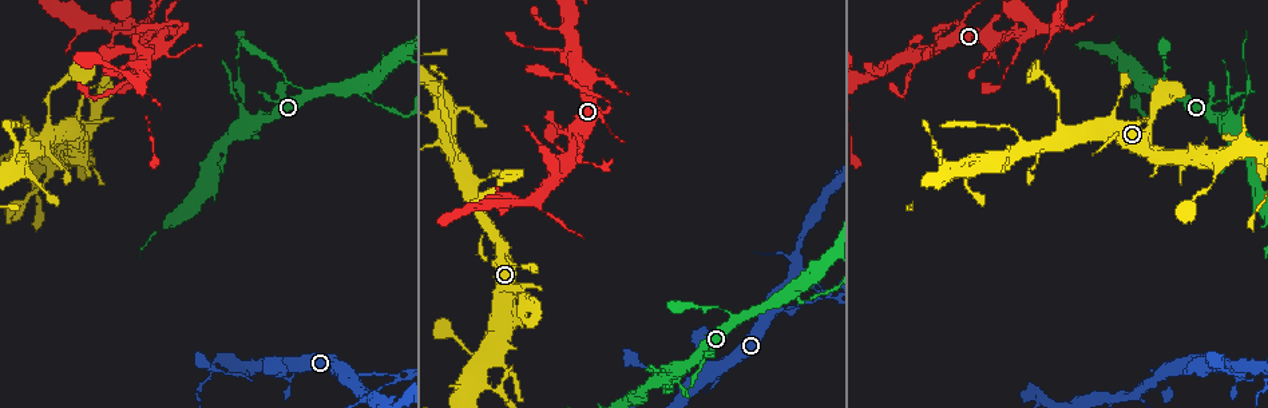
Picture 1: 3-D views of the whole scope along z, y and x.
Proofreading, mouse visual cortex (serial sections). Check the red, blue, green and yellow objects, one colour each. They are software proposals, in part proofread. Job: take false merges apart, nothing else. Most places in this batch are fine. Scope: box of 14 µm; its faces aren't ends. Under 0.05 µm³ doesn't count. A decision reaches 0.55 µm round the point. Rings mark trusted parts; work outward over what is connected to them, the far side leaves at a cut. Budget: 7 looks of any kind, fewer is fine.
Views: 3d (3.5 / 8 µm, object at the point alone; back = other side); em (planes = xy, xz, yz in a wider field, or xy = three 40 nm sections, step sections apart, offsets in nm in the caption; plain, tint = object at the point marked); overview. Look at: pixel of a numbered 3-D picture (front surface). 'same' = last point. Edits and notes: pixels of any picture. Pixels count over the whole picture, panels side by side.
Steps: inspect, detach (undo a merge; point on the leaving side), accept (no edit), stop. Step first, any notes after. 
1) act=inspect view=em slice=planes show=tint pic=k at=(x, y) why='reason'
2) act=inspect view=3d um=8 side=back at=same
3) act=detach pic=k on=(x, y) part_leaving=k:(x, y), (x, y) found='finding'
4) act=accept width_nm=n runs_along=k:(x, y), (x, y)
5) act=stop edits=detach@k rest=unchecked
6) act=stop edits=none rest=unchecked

act=inspect view=3d um=3.5 pic=1 at=(1161, 372) why='arms part here'

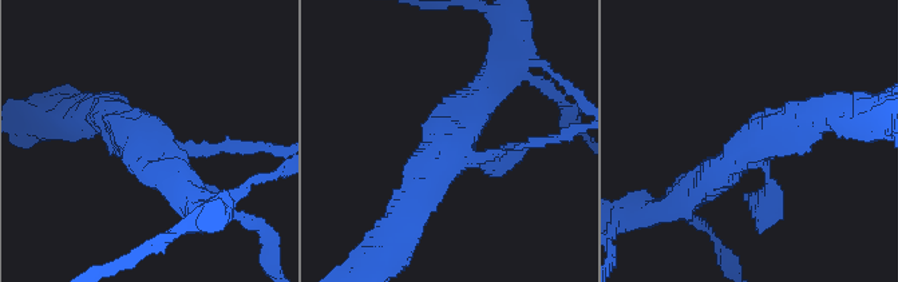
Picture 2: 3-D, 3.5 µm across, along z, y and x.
act=accept runs_along=2:(814, 115), (763, 135), (687, 198) found='all the same cell'

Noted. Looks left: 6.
act=inspect view=em slice=planes show=tint pic=1 at=(303, 89) why='three-way junction'

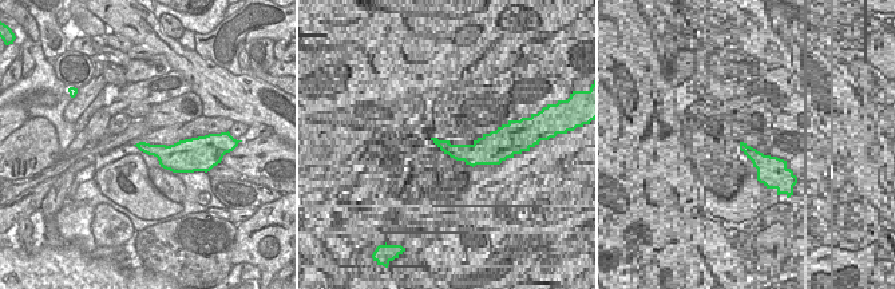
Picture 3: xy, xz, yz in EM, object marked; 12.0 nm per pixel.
act=inspect view=3d um=3.5 at=same why='see where the arms go'

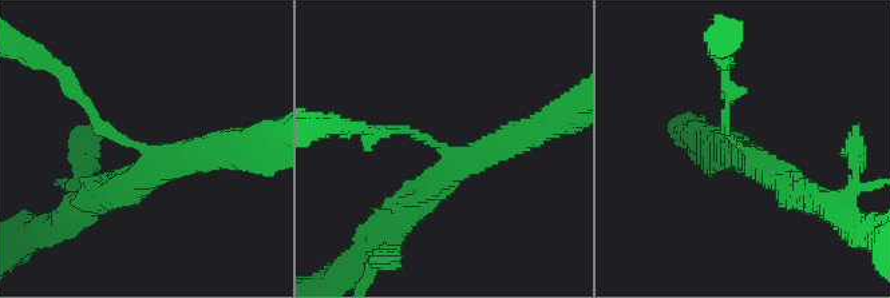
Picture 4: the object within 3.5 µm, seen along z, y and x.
act=accept arms=3 arm_widths_nm=150,350,400 runs_along=4:(811, 199), (728, 138), (728, 100) found='continuous, no second cell'

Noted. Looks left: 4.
act=inspect view=3d um=3.5 pic=1 at=(140, 33) why='a narrow waist'

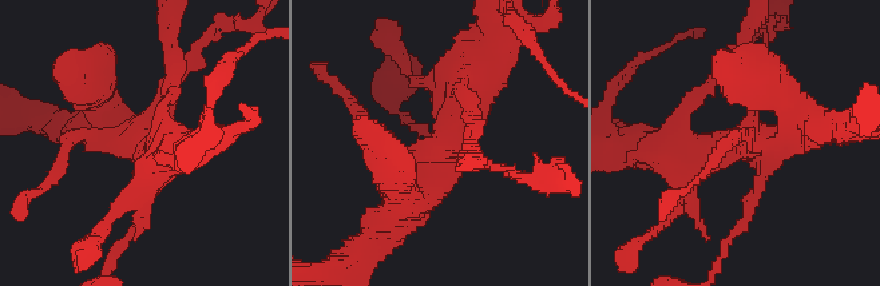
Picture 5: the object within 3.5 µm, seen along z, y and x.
act=inspect view=em slice=xy step=5 show=tint pic=5 at=(446, 164) why='shape alone is not enough'

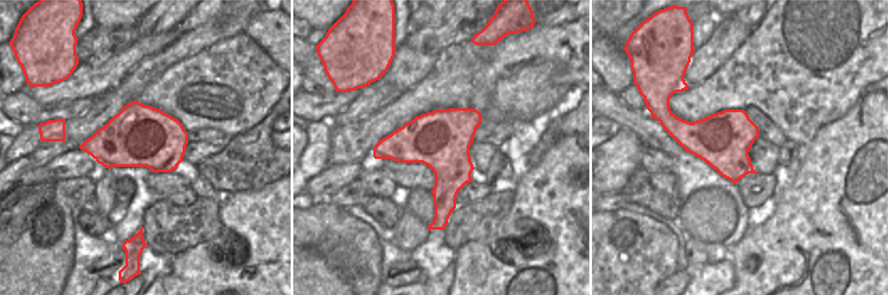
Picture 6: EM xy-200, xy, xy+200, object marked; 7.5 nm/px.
act=accept runs_along=5:(468, 83), (448, 165), (391, 230) found='continuous, no second cell'

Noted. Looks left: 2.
act=stop edits=none rest=unchecked

